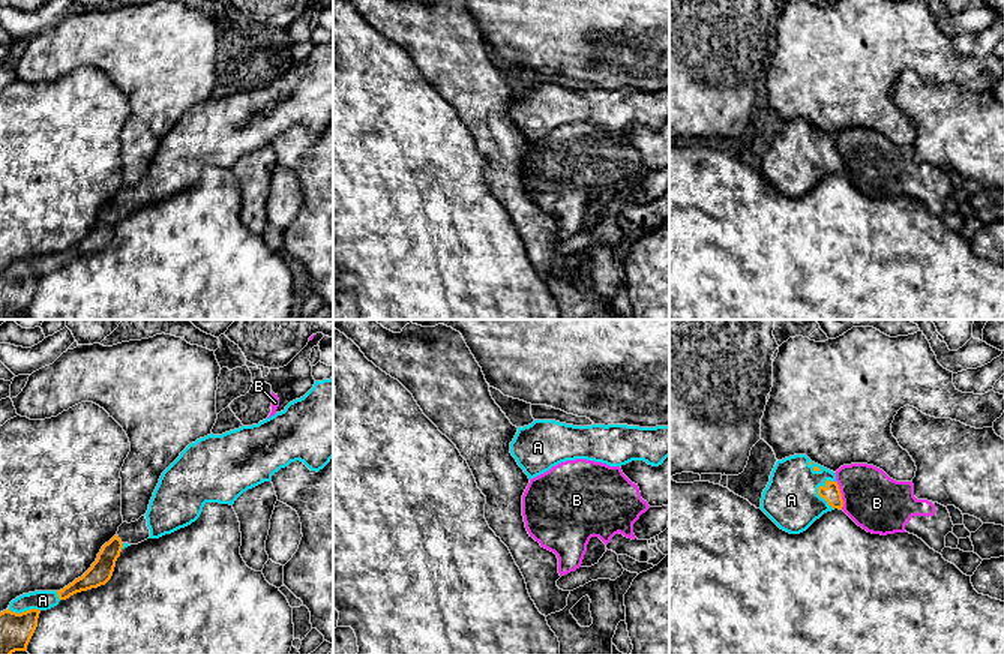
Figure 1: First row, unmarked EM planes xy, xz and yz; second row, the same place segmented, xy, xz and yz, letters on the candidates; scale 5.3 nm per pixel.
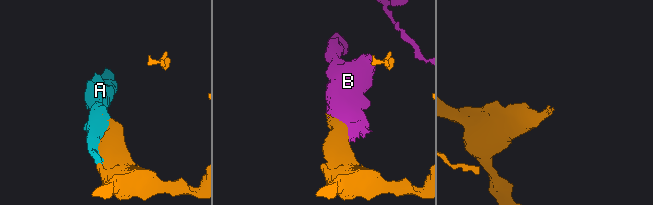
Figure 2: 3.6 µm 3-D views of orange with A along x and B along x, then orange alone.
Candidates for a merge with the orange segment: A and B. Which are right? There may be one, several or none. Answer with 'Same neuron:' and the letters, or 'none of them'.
Same neuron: A

